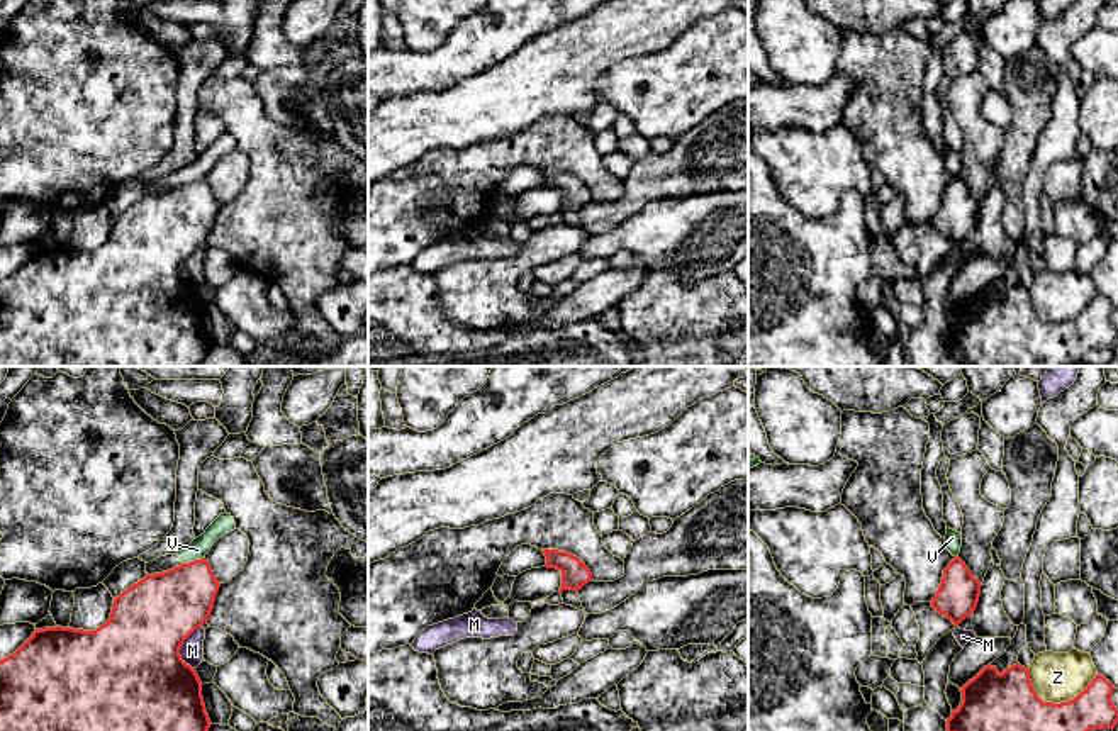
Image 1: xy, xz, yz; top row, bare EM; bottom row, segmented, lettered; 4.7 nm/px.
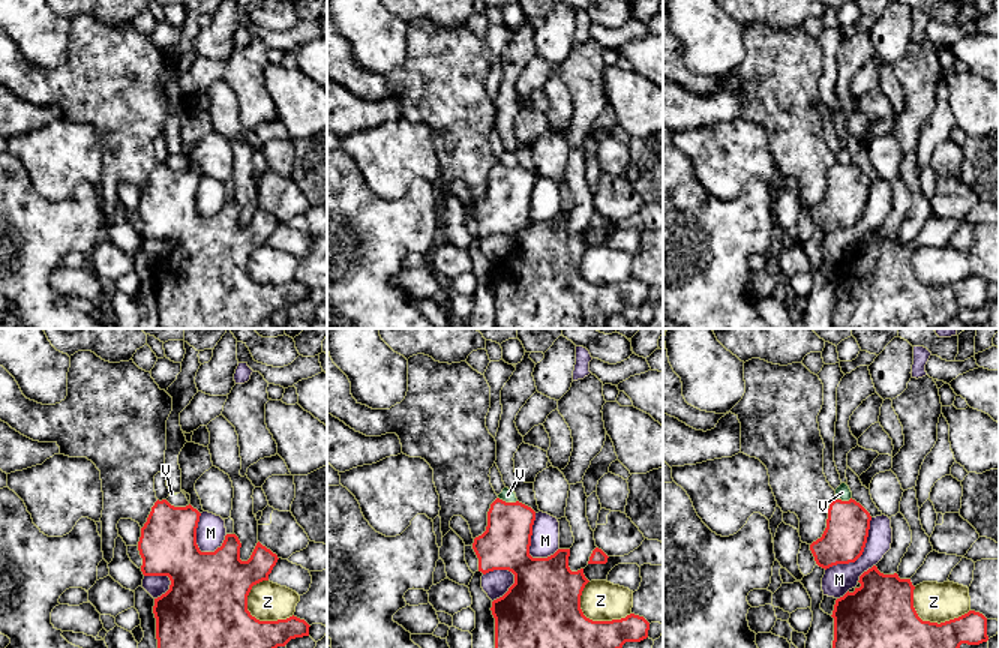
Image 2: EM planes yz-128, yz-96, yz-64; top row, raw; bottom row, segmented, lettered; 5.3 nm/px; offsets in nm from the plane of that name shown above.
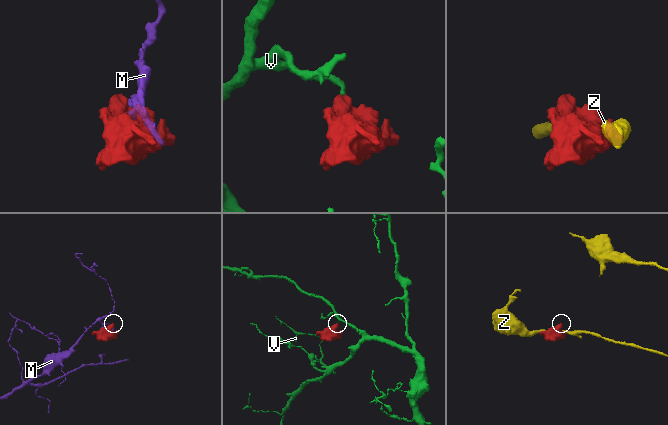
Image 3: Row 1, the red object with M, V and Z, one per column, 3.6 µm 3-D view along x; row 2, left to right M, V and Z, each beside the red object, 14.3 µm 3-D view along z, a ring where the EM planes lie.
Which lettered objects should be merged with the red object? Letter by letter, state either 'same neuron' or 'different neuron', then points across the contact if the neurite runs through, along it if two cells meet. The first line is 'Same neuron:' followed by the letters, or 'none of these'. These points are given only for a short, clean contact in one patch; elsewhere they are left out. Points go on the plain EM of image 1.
Same neuron: none of these
M: different neuron
V: different neuron; border xy (204, 177), (182, 184)
Z: different neuron

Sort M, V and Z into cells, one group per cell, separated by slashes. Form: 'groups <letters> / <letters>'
groups M / V / Z

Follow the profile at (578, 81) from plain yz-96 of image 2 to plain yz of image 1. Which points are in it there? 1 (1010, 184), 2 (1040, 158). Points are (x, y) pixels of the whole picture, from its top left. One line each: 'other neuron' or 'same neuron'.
1: same neuron
2: other neuron

